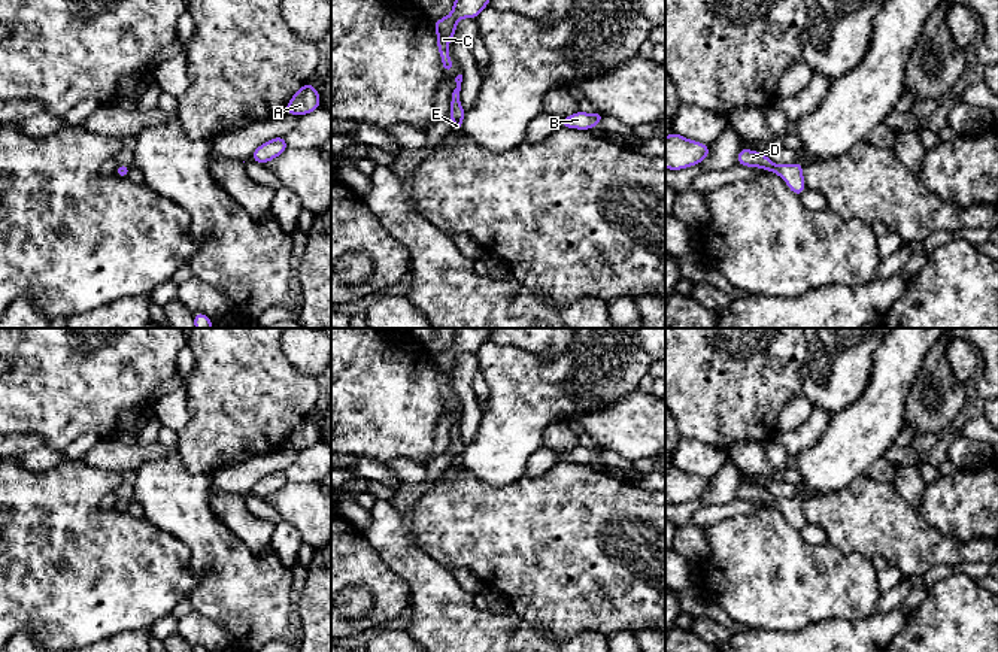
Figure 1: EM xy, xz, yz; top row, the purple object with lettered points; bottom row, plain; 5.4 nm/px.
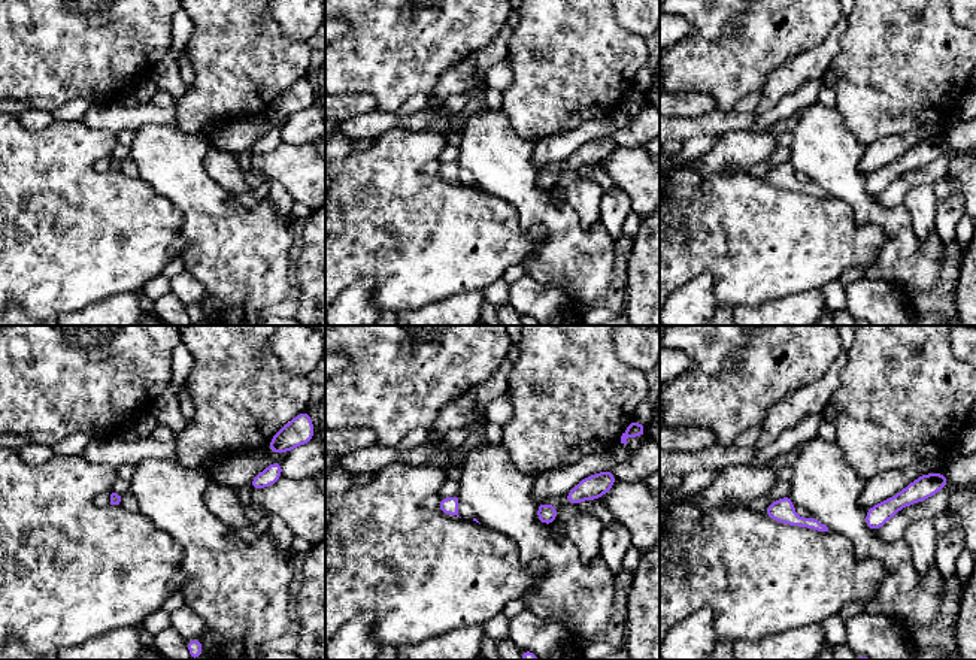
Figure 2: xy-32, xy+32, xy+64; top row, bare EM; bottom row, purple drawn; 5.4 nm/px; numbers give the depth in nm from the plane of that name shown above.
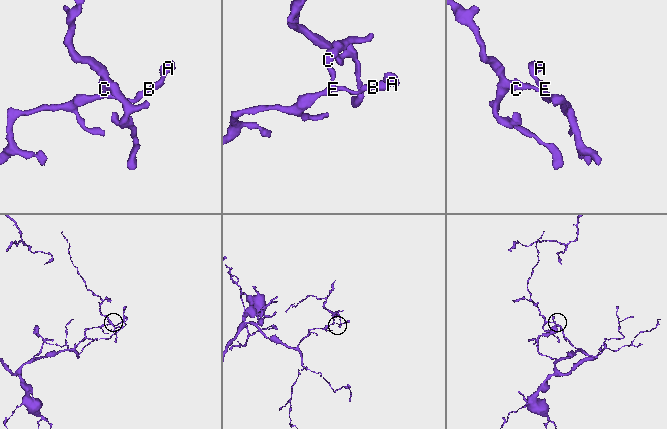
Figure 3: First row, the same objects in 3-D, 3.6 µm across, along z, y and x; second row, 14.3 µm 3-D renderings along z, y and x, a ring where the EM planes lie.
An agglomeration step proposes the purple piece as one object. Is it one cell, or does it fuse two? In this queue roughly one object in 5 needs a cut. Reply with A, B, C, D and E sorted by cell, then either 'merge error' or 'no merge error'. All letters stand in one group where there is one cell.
A B C D E; no merge error

